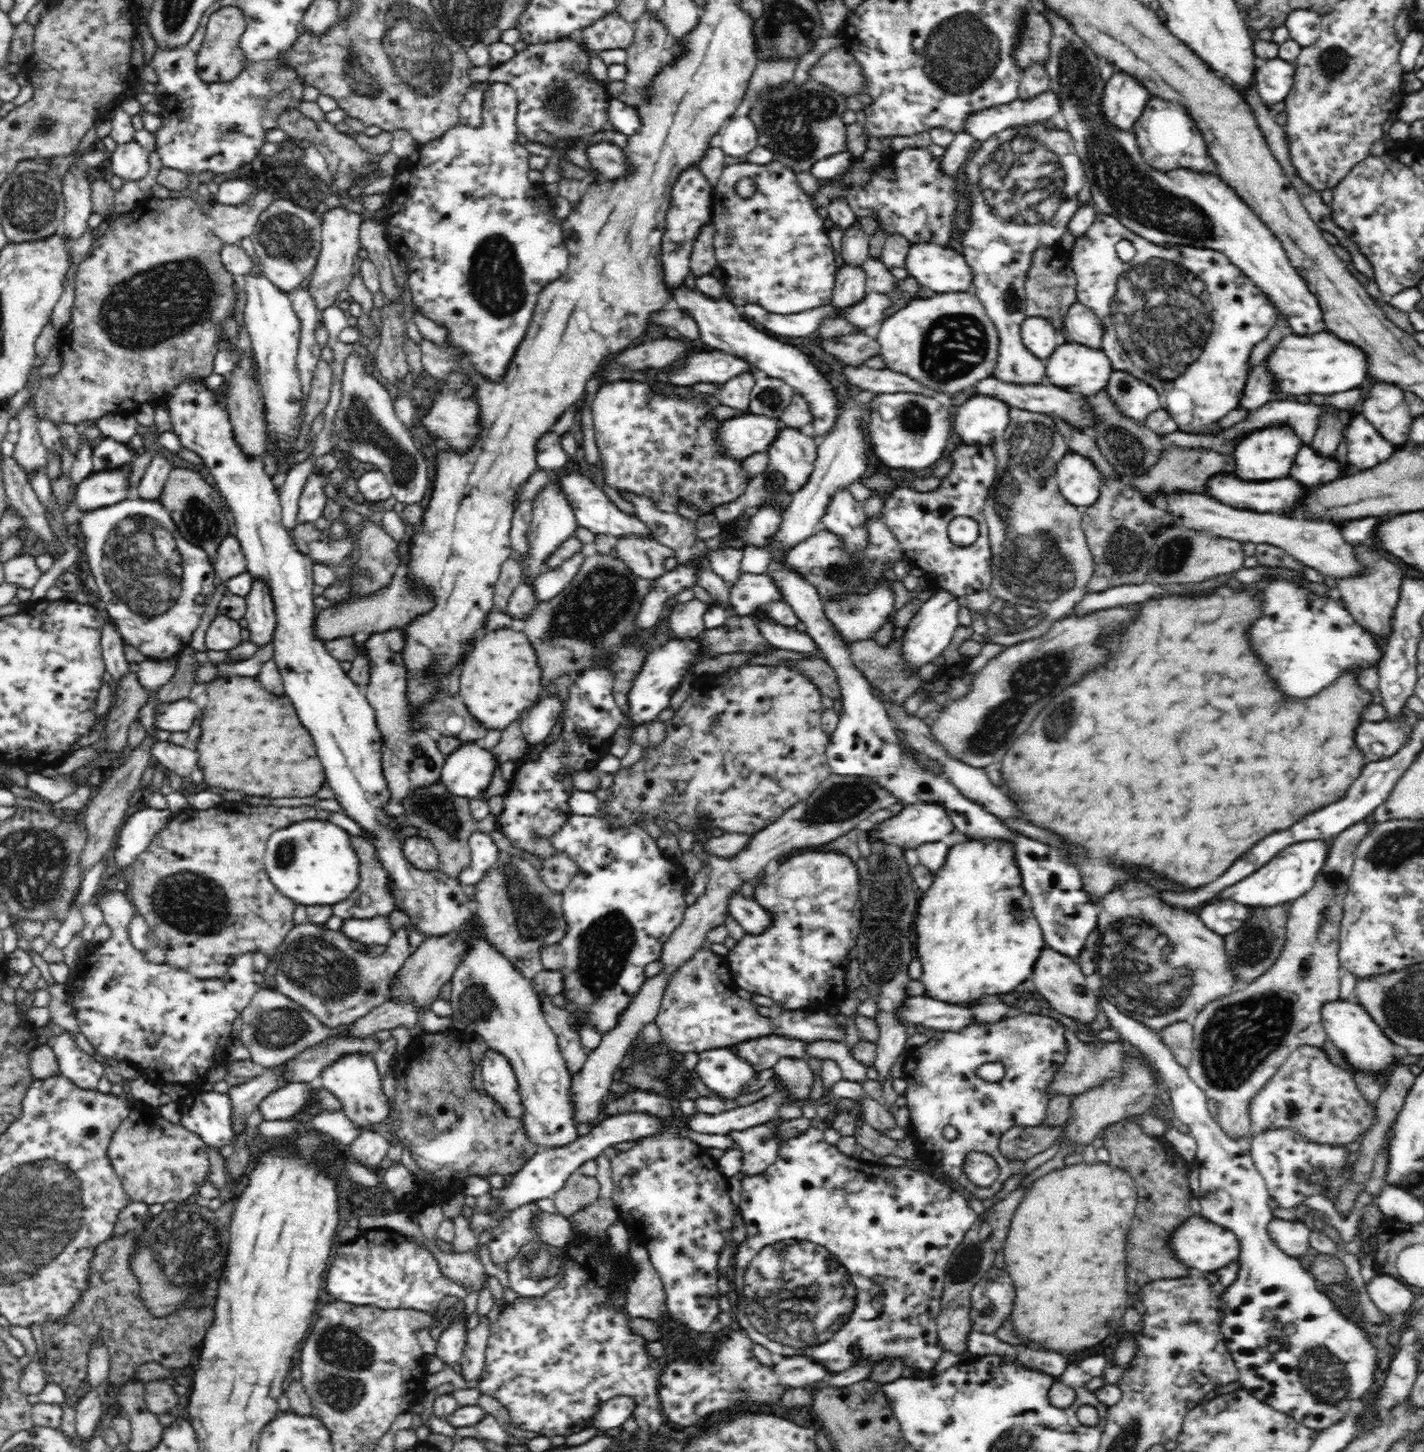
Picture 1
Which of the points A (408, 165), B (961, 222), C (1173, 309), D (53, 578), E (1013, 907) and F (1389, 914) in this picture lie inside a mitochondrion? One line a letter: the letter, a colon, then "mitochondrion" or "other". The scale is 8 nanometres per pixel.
A: other
B: other
C: mitochondrion
D: other
E: mitochondrion
F: other

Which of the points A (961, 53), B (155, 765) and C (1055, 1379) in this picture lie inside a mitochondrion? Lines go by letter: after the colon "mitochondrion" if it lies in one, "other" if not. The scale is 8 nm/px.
A: mitochondrion
B: other
C: other

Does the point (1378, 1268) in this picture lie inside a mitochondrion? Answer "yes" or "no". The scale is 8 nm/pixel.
no

